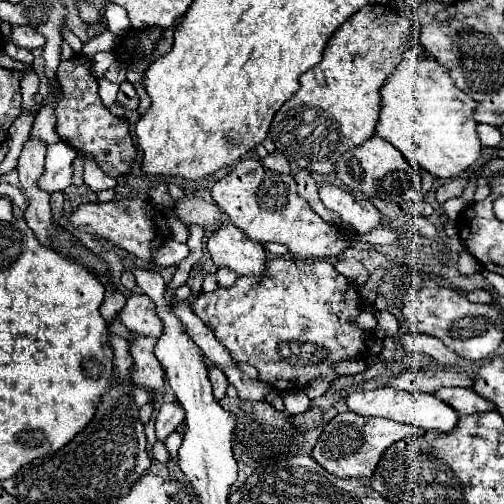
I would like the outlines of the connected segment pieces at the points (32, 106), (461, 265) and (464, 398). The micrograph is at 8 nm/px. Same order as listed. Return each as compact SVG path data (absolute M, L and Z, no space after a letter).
M34 71L26 73L22 77L22 101L24 101L24 107L32 113L38 113L38 103L34 103L34 95L38 93L38 87L40 87L40 81L38 81L38 75Z
M464 253L460 255L460 259L456 261L456 269L462 273L462 275L470 275L470 273L476 273L478 267L476 267L476 261L470 253Z
M442 387L436 391L436 397L442 397L442 401L458 409L460 415L472 415L496 409L492 401L478 395L472 387Z

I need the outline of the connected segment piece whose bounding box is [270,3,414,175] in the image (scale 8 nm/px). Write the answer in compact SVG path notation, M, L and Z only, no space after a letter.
M368 3L364 9L360 9L350 19L346 19L344 25L334 33L334 37L330 37L324 49L324 59L300 75L298 93L278 109L270 125L270 139L274 141L276 151L284 153L294 169L306 169L318 175L336 173L334 171L336 161L346 151L356 149L364 141L374 137L376 125L380 121L380 107L382 107L380 89L394 73L394 69L402 63L402 57L406 55L406 51L410 51L412 47L414 47L414 39L412 39L410 19L394 11L388 3L384 5Z

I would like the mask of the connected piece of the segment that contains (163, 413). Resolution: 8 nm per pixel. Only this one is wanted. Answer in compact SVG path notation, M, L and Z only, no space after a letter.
M178 401L162 403L156 415L156 437L158 441L164 441L180 423L184 423L184 411Z

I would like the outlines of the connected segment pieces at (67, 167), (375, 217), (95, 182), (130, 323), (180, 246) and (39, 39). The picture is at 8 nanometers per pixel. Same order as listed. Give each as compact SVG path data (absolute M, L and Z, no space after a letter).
M64 141L48 145L46 169L44 175L38 179L38 185L42 185L48 193L66 189L72 183L74 159L76 159L76 149L72 145L66 145Z
M326 183L320 185L318 193L320 193L322 203L330 211L338 213L344 223L354 225L356 233L360 233L360 235L370 233L372 229L376 229L382 223L380 211L364 197L352 195L350 191L344 191L334 185L326 185Z
M78 153L78 159L82 161L82 167L84 167L84 183L86 183L92 191L112 189L112 187L116 185L114 179L110 179L108 175L104 175L104 171L98 167L98 163L94 161L92 155Z
M144 293L130 295L126 299L120 319L130 331L136 331L140 335L158 337L158 333L162 333L162 321L158 321L158 315L154 313L154 301L150 301L150 297Z
M170 239L170 241L166 241L166 245L162 245L160 249L154 251L154 261L158 267L168 267L168 265L178 265L188 255L190 255L190 249L186 243Z
M14 25L12 27L12 43L26 49L36 49L46 43L46 39L36 33L36 29L30 29L30 25Z

